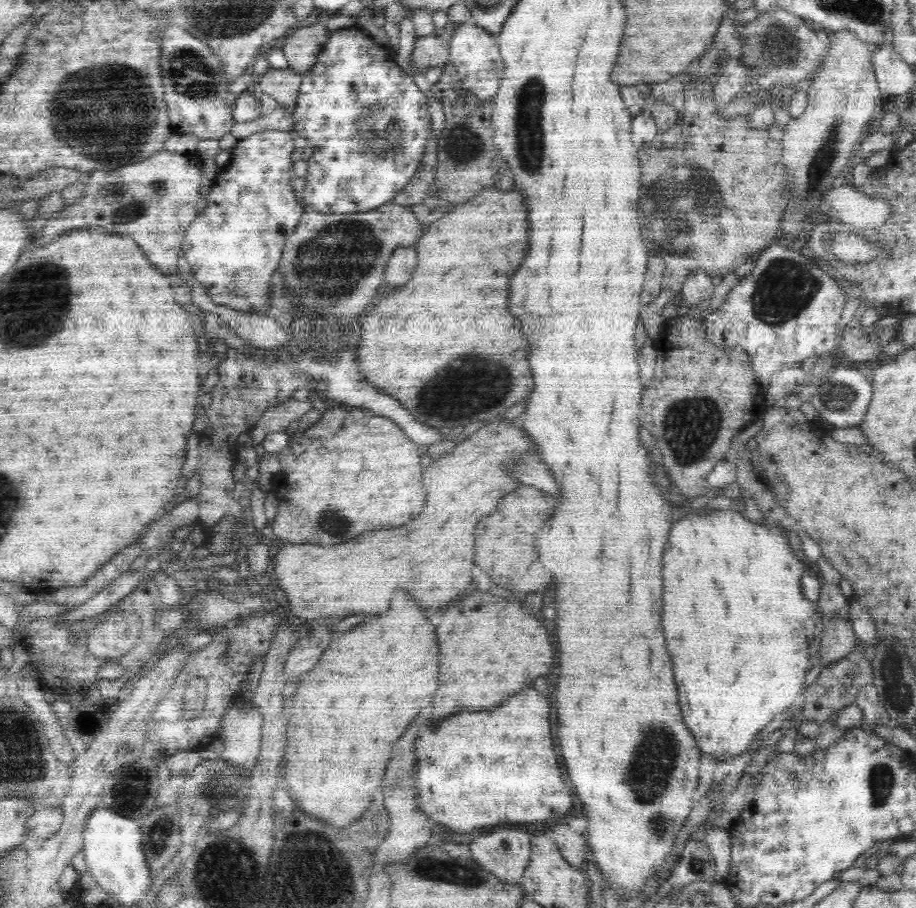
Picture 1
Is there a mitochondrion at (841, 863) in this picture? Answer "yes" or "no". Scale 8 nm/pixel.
no

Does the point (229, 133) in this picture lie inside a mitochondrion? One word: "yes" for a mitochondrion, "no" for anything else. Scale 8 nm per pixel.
no

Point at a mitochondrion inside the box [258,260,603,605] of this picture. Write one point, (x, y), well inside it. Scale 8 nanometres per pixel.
(468, 387)

